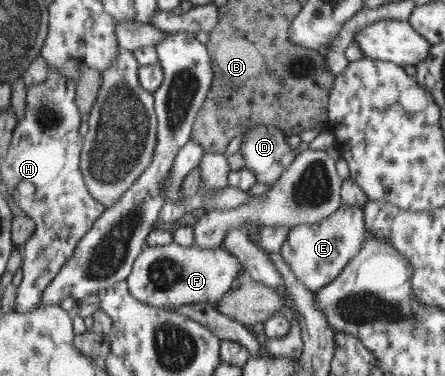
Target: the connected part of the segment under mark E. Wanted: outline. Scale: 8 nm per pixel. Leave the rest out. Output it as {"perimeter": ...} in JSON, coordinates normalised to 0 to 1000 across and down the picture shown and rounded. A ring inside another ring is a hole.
{"perimeter":[[[769,543],[751,569],[742,569],[712,596],[674,596],[654,606],[629,676],[670,739],[670,750],[688,771],[712,777],[742,755],[800,681],[822,633],[822,612],[816,551]]]}

